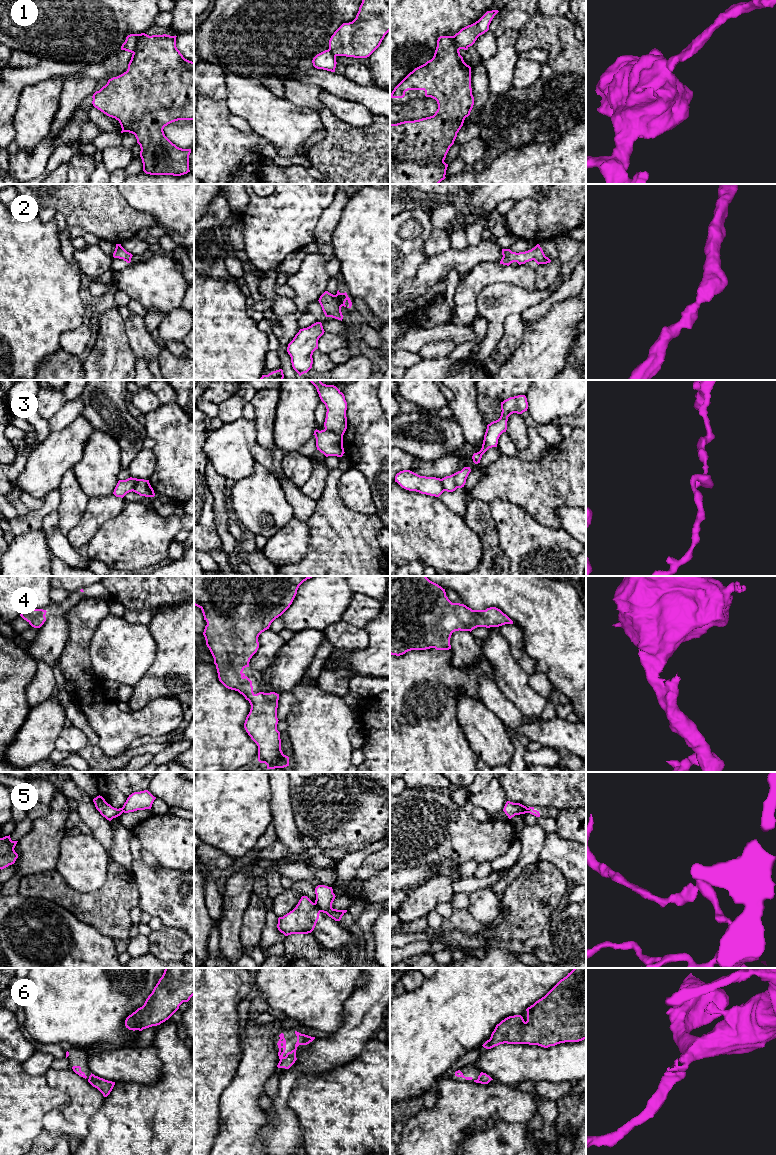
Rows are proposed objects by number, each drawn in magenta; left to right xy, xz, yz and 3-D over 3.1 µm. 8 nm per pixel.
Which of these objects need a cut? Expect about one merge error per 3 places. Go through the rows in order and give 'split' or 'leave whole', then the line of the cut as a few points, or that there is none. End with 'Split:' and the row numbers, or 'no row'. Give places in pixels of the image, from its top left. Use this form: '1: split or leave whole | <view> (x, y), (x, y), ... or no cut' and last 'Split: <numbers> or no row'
1: split | xy (138, 34), (136, 46), (132, 52)
2: leave whole | no cut
3: split | xz (325, 428), (342, 436)
4: leave whole | no cut
5: split | xz (314, 903), (321, 911)
6: leave whole | no cut
Split: 1, 3, 5

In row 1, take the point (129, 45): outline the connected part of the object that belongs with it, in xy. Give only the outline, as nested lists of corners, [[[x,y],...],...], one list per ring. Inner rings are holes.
[[[130,34],[126,37],[125,42],[121,46],[121,50],[133,53],[137,44],[138,34]]]

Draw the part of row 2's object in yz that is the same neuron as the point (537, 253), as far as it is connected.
[[[537,244],[531,250],[525,252],[512,252],[510,249],[502,249],[502,259],[500,264],[509,266],[513,262],[517,262],[519,265],[534,260],[538,265],[550,263],[551,260],[545,256],[542,248]]]

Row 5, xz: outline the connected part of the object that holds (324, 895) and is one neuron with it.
[[[318,885],[315,888],[315,894],[315,905],[319,908],[319,910],[323,913],[326,913],[335,921],[340,921],[347,910],[337,910],[332,908],[332,903],[336,897],[333,893],[332,887]]]

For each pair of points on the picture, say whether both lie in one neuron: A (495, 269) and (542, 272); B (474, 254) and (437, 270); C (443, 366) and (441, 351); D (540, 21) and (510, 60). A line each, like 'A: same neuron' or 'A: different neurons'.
A: different neurons
B: same neuron
C: different neurons
D: different neurons

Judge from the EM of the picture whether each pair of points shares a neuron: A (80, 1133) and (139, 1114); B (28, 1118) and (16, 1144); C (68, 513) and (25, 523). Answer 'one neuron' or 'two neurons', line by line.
A: two neurons
B: one neuron
C: two neurons

